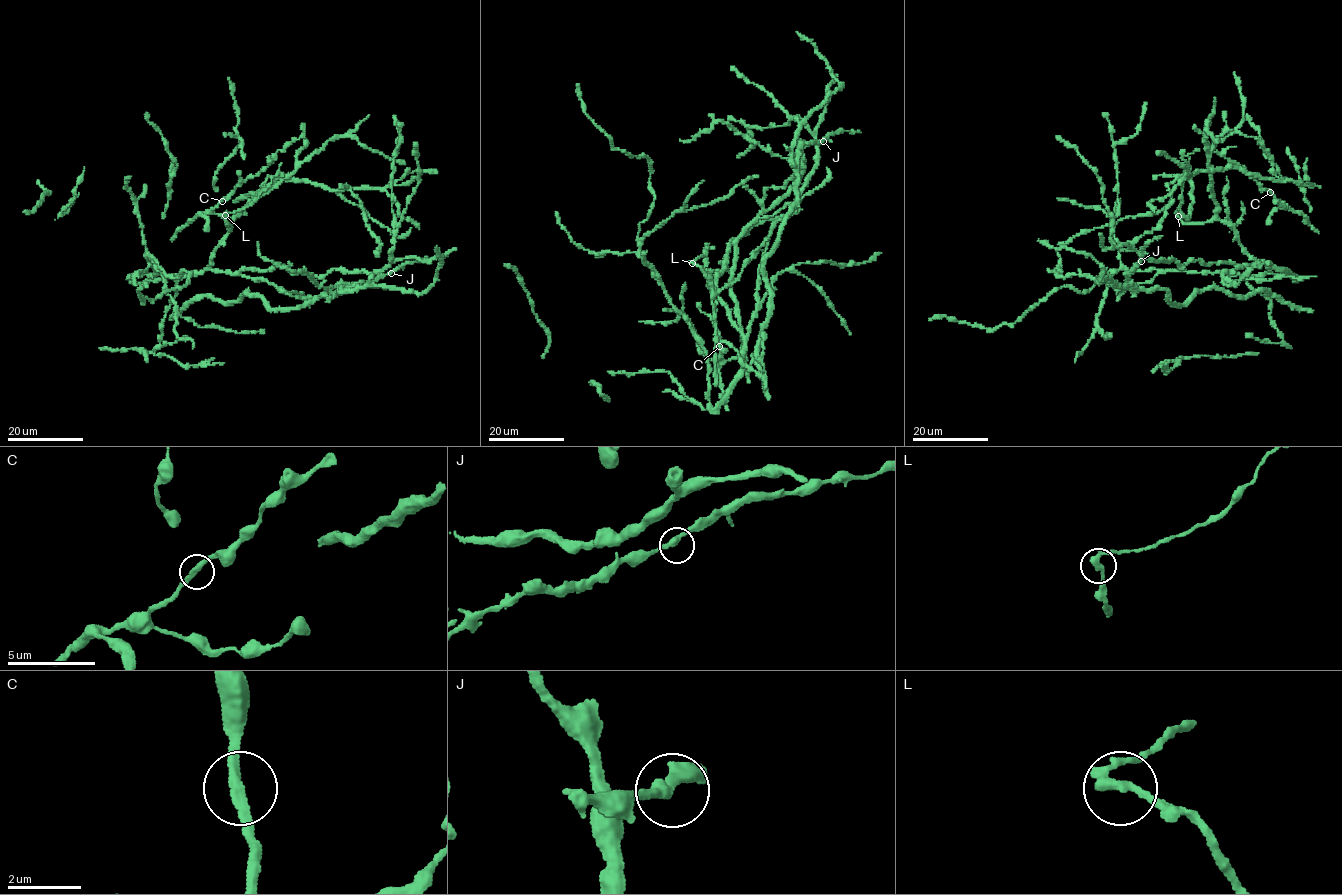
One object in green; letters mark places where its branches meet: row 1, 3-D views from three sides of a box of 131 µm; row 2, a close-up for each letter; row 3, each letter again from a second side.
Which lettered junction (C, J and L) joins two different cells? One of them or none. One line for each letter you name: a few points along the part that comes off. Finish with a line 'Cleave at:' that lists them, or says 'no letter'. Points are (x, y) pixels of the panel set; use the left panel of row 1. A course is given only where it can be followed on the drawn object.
L: course (225, 215), (254, 201), (277, 174), (281, 163)
Cleave at: L

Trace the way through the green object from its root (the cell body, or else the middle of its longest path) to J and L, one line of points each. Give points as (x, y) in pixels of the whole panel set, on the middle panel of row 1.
J: (736, 327), (748, 335), (766, 238), (794, 209), (816, 164), (818, 142), (823, 141)
L: (736, 327), (727, 314), (726, 304), (703, 269), (692, 263)

